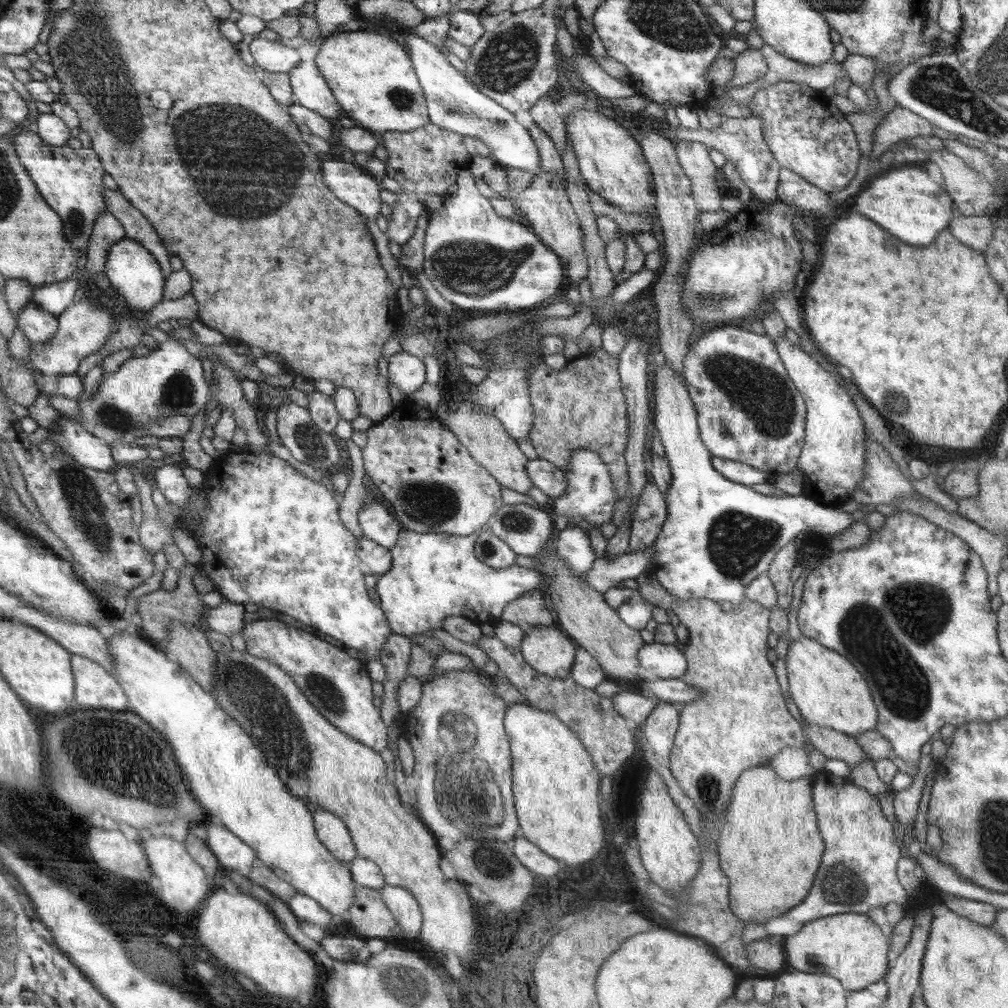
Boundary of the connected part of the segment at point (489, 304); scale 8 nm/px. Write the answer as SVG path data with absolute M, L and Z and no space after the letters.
M468 168L462 169L457 176L457 181L455 182L458 187L458 191L452 195L446 195L443 198L443 205L440 209L436 209L431 213L431 217L427 226L426 236L424 239L424 260L423 260L423 270L427 274L428 278L431 280L433 286L438 292L452 304L456 304L457 307L464 310L472 311L482 311L485 313L493 314L498 313L508 313L508 314L518 314L525 312L526 309L534 309L538 306L541 306L546 298L550 298L558 292L562 280L564 280L564 266L560 262L560 258L552 252L552 249L546 244L540 244L538 240L538 235L535 232L532 232L528 226L524 226L524 222L512 222L512 218L500 218L496 216L496 212L492 210L488 198L484 197L478 188L476 187L476 177L469 171Z

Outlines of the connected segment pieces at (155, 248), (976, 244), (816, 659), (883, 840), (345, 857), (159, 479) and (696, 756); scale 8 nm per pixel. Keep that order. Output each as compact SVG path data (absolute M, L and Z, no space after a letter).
M105 188L104 197L108 210L123 224L125 233L147 249L161 261L165 274L169 276L170 254L150 221L120 192Z
M956 203L953 204L953 217L948 228L962 244L980 252L988 248L995 233L995 224L990 217L964 216Z
M801 635L789 644L785 665L789 686L787 692L806 721L852 737L875 730L878 711L868 683L845 656Z
M826 770L815 774L812 781L814 813L818 817L818 831L822 835L825 848L822 864L819 866L814 884L806 898L798 906L782 915L788 918L798 916L800 922L810 923L816 919L844 913L866 915L871 908L884 907L889 902L896 902L909 910L913 898L906 892L897 875L897 863L903 858L901 844L895 835L892 822L882 813L879 800L866 790L858 788L858 785L851 780L834 776Z
M317 809L314 812L314 824L317 825L317 836L334 857L347 863L357 858L352 834L340 817L334 816L333 812Z
M175 464L164 465L155 469L153 477L156 488L170 503L178 506L188 503L189 496L194 494L194 488L186 481L182 469Z
M646 570L636 578L639 594L655 607L673 610L686 626L689 637L683 655L687 669L681 679L699 688L703 695L683 704L678 730L669 756L670 768L677 783L700 812L702 820L723 821L724 810L732 801L732 792L738 777L749 768L769 766L770 759L785 748L802 748L807 736L798 720L786 708L782 689L776 679L774 667L768 660L769 610L750 599L744 599L735 609L726 612L714 600L685 599L668 594L668 591Z

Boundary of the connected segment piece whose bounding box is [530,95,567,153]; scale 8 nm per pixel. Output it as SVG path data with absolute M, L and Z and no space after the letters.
M555 95L543 96L530 110L535 123L546 131L546 134L557 145L559 152L563 153L567 140L567 128L564 116L561 112L556 112L554 104Z

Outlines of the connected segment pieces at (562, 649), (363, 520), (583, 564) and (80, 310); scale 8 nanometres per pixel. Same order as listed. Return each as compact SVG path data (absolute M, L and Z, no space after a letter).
M557 625L528 627L519 649L523 659L546 676L566 678L572 674L577 648Z
M377 502L359 510L358 522L364 537L387 549L396 544L398 533L404 529L396 517Z
M569 525L562 531L556 531L558 554L569 569L584 579L596 562L594 551L590 546L589 533L584 526Z
M91 296L78 298L57 320L60 322L57 335L47 343L31 345L29 353L29 359L38 372L48 376L76 374L81 360L91 354L100 353L108 343L110 335L114 333L114 316Z

